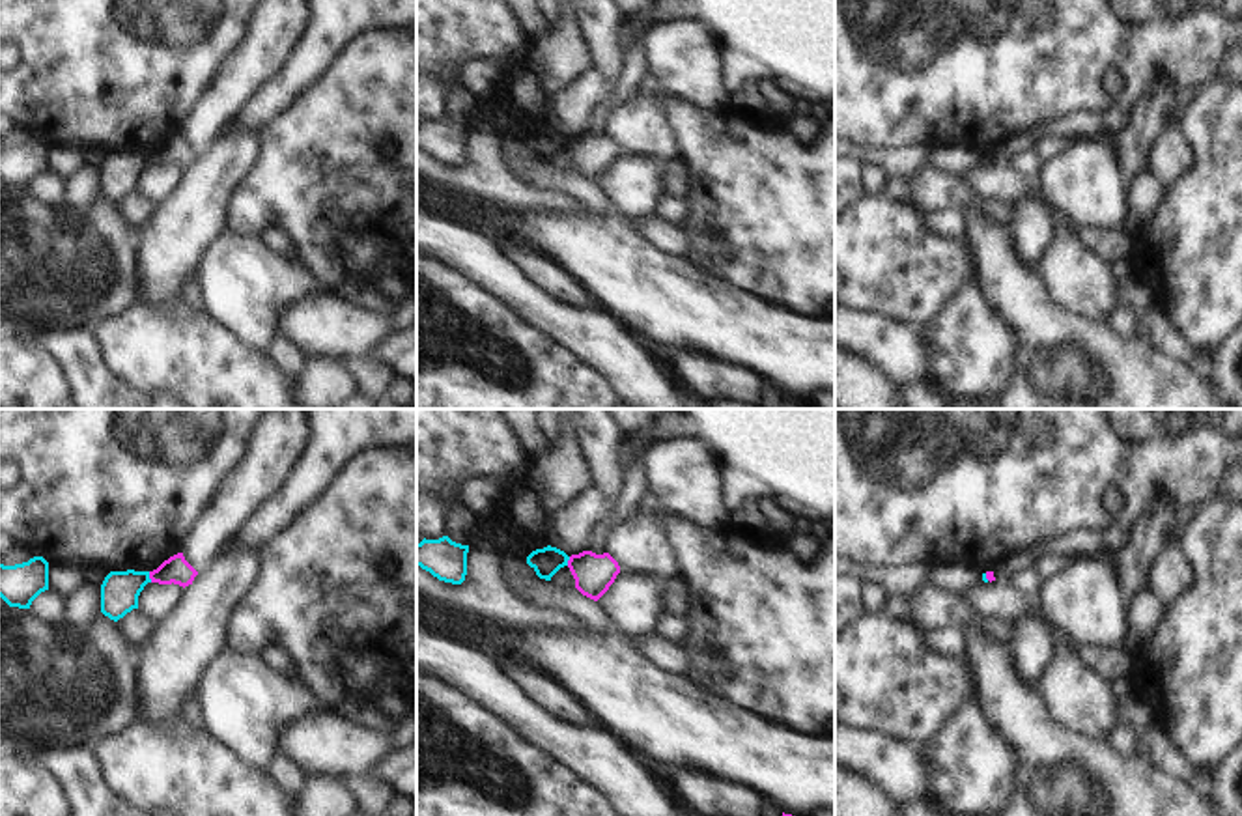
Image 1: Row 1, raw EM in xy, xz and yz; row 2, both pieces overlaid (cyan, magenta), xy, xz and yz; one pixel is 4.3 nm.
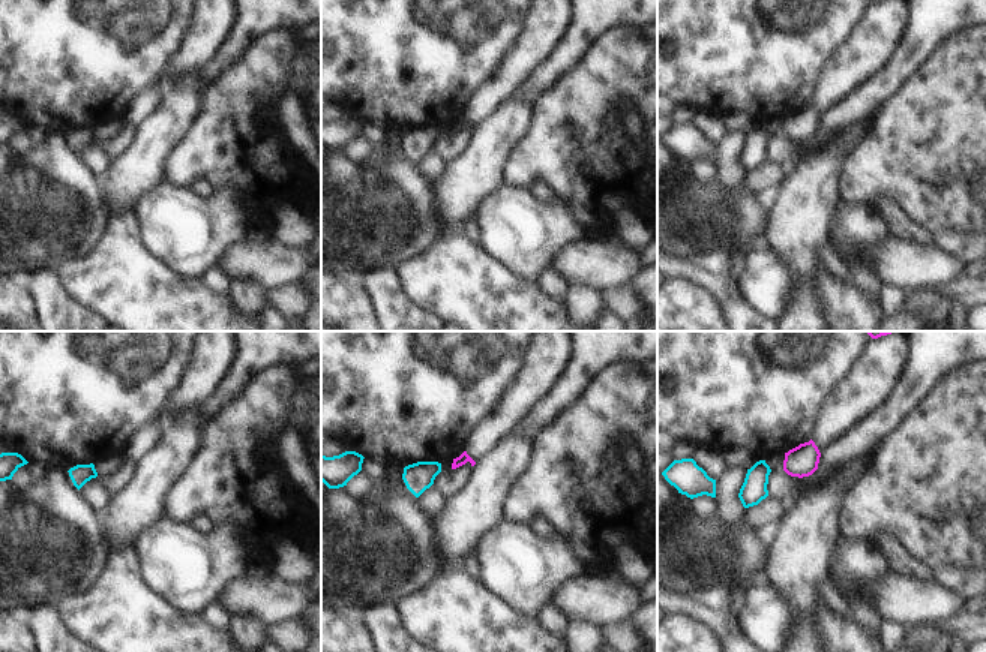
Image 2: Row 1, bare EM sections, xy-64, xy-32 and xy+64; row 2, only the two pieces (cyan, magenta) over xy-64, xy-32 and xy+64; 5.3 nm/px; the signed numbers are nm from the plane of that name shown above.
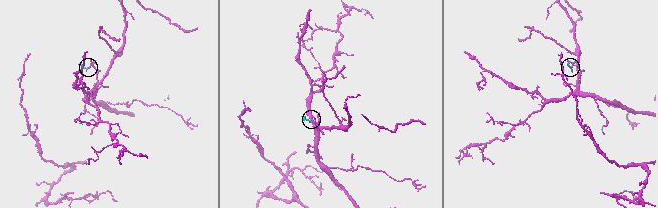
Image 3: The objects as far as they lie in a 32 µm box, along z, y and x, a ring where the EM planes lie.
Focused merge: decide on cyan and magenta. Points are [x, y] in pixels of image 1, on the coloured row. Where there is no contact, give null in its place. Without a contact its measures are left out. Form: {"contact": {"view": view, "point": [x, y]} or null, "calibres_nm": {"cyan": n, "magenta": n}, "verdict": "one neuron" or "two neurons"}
{"contact": {"view": "xy", "point": [148, 577]}, "calibres_nm": {"cyan": 170, "magenta": 120}, "verdict": "two neurons"}

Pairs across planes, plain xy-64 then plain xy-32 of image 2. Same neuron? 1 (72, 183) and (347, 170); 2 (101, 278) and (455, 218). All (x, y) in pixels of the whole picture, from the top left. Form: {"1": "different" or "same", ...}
{"1": "same", "2": "different"}

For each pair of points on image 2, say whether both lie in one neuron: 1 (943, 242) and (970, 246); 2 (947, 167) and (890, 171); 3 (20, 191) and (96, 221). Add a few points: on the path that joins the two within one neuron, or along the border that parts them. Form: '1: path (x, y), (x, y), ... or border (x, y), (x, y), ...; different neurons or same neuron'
1: path (949, 242), (964, 245); same neuron
2: path (934, 167), (904, 167); same neuron
3: path (39, 209), (54, 209), (69, 216), (77, 216); same neuron

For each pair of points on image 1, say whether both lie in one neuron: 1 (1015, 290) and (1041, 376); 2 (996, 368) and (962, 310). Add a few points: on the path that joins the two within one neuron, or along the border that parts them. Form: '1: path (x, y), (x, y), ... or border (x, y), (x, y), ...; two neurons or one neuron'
1: path (1031, 310), (1041, 323), (1041, 355); one neuron
2: path (981, 353), (970, 342), (968, 325); one neuron

